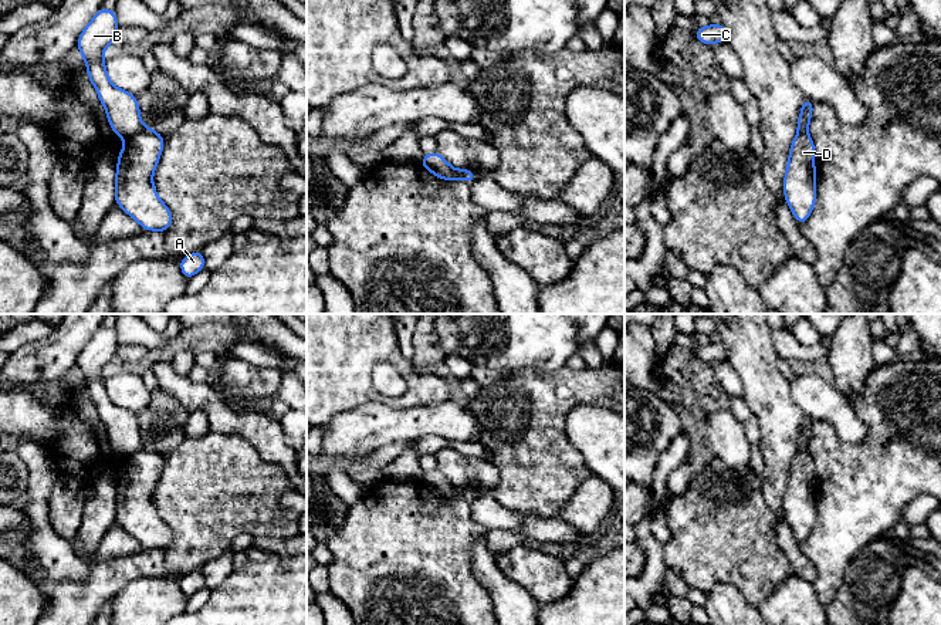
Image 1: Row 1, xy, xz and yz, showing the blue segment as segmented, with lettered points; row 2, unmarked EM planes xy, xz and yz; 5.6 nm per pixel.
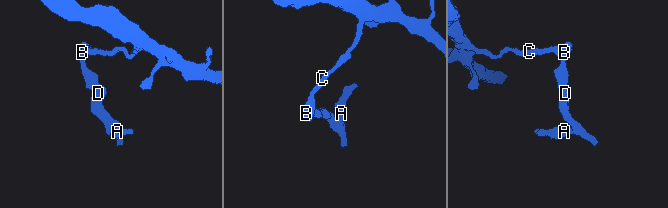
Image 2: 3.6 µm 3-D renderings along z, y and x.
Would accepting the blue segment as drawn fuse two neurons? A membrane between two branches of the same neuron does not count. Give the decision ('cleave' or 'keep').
cleave

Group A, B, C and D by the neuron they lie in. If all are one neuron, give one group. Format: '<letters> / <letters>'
A D / B C

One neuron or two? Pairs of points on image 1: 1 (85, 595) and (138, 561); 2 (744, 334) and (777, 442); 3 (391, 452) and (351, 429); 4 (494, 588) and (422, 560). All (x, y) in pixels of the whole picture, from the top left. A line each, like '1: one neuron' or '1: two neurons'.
1: one neuron
2: one neuron
3: two neurons
4: two neurons

